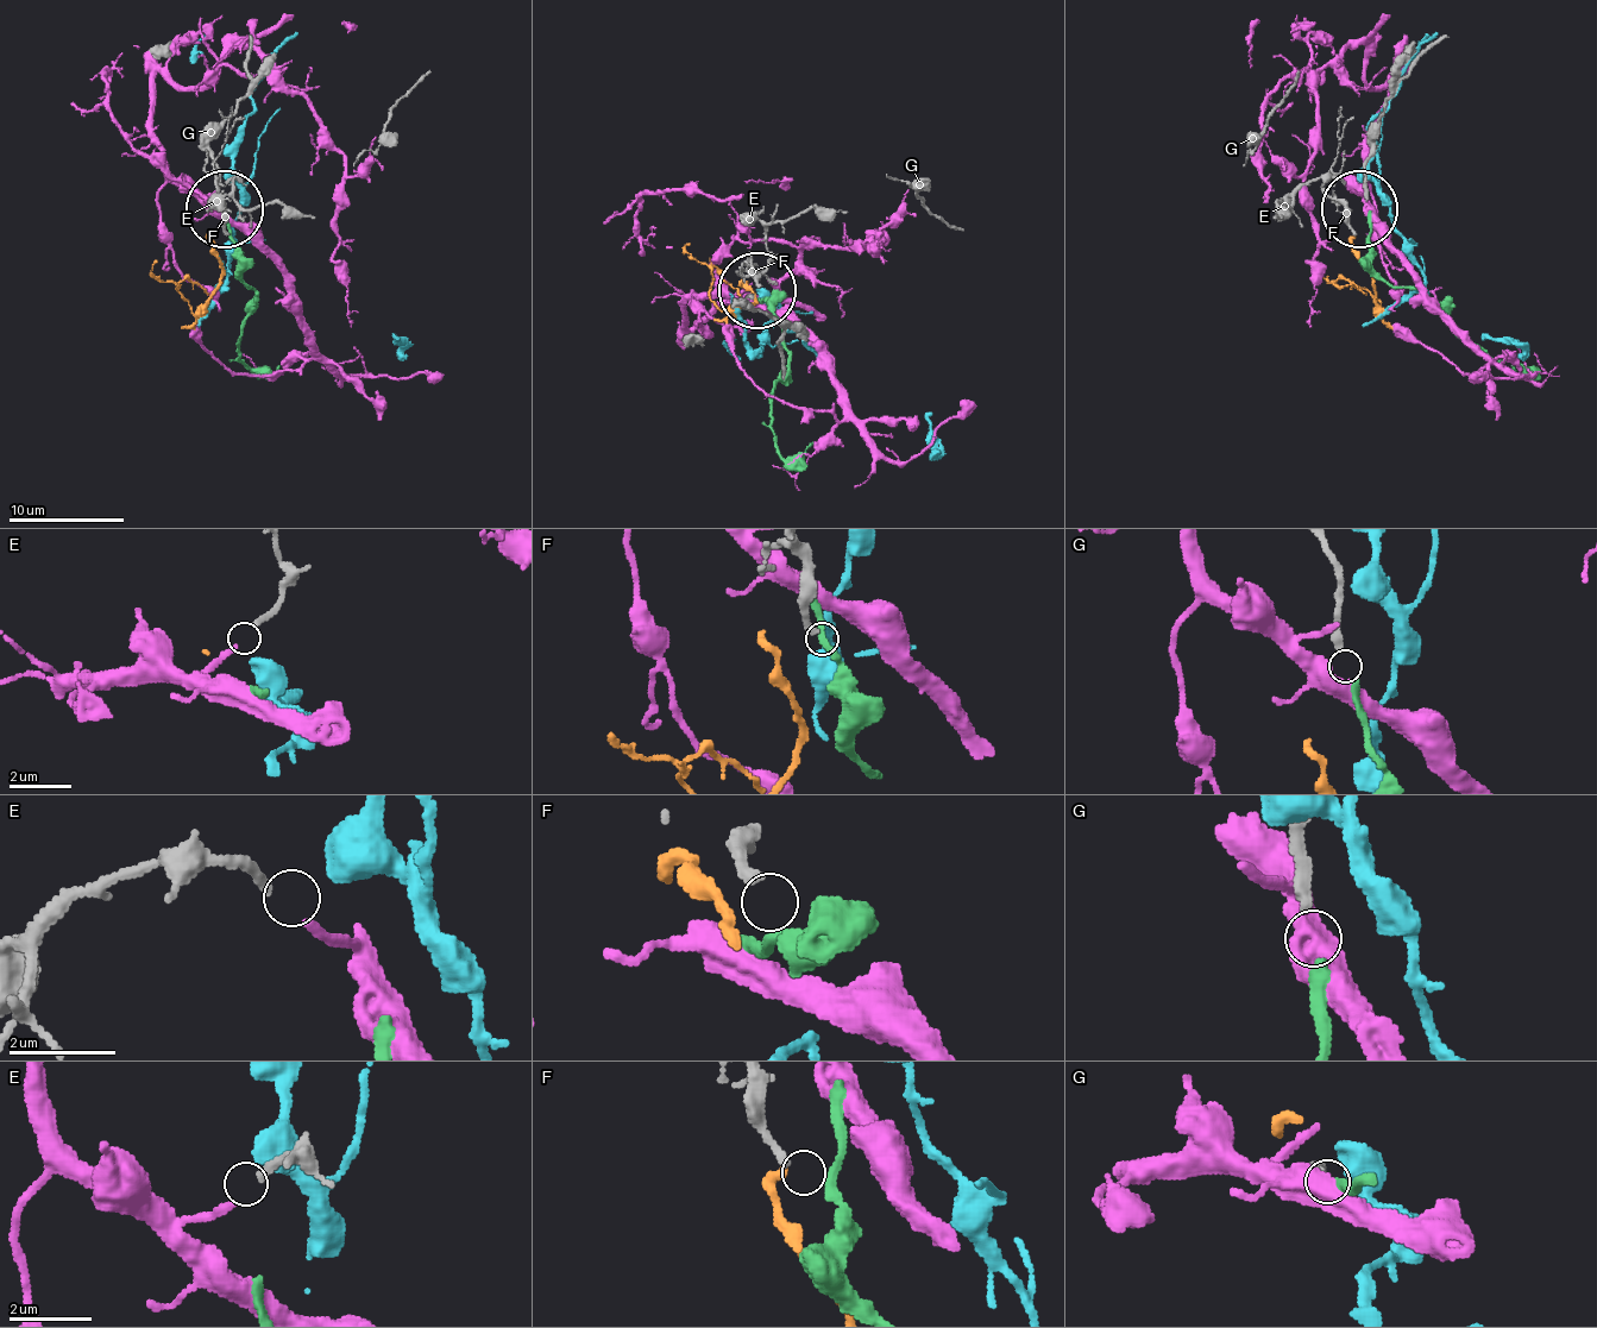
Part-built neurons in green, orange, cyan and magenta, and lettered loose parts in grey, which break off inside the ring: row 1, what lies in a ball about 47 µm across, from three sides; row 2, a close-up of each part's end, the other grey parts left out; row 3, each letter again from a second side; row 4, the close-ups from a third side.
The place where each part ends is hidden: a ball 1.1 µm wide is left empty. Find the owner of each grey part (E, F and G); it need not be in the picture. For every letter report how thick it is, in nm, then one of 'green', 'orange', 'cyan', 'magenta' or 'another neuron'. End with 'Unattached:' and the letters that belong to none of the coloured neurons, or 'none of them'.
E: 190 nm | magenta
F: 200 nm | another neuron
G: 240 nm | green
Unattached: F

